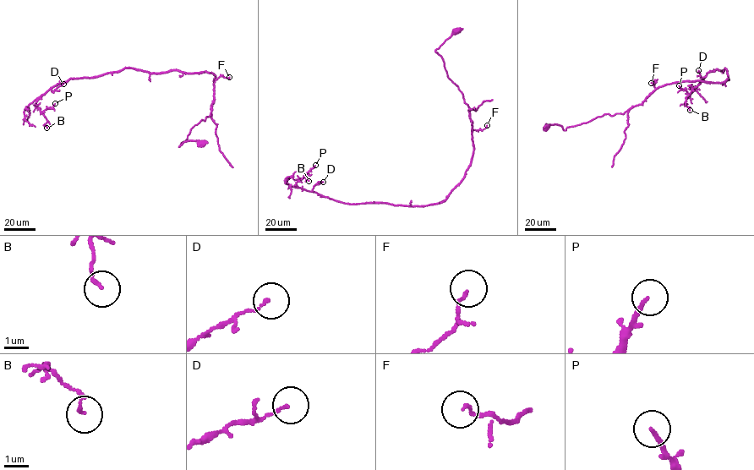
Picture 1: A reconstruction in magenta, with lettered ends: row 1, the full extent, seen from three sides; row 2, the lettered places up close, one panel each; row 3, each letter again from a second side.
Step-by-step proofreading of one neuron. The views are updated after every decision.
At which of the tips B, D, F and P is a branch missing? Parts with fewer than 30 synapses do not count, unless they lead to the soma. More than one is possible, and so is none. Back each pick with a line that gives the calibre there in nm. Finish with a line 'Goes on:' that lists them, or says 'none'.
Goes on: none

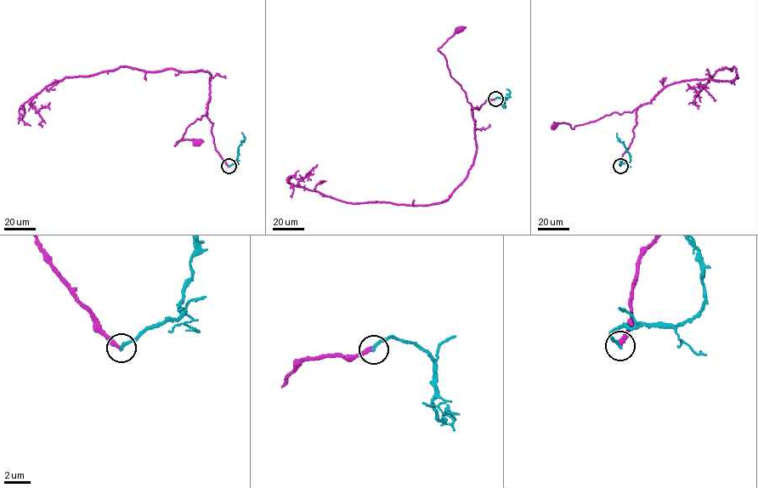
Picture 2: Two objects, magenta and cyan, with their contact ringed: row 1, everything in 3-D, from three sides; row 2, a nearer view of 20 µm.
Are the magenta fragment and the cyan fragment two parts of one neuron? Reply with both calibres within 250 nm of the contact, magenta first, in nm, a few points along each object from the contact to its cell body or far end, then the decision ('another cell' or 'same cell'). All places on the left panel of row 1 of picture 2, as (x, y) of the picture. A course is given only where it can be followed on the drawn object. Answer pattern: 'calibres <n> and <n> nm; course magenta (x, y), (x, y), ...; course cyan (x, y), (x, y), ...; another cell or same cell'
calibres 320 and 260 nm; course magenta (229, 166), (215, 148), (206, 110), (200, 120), (190, 124), (174, 145), (185, 139), (196, 143); course cyan (229, 166), (236, 162), (238, 146), (245, 139), (242, 132); another cell

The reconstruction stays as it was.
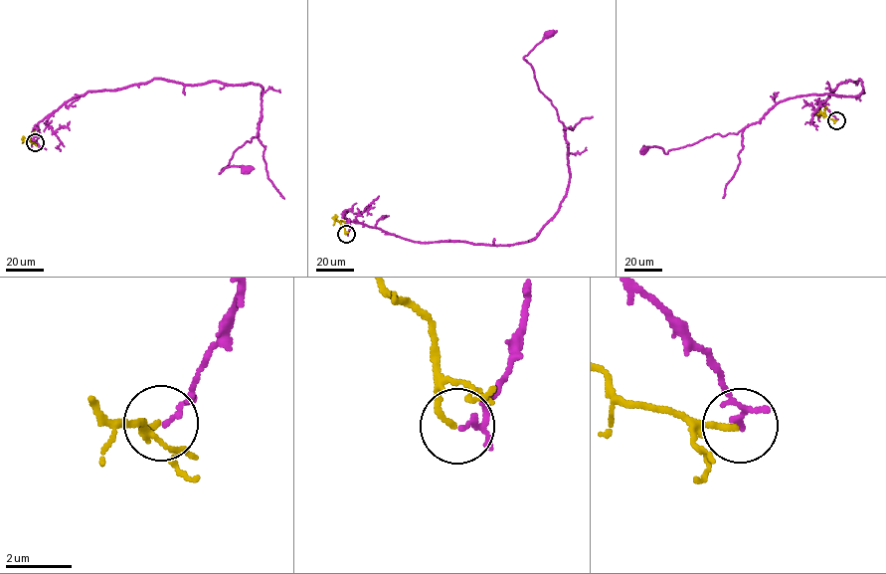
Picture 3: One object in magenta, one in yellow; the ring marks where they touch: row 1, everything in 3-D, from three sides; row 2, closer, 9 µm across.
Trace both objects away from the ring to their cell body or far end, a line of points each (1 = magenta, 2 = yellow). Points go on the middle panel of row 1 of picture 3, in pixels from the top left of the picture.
1: (346, 234), (348, 220), (415, 242), (512, 245), (537, 235), (570, 177), (565, 127), (524, 59), (549, 34)
2: (346, 234), (335, 217), (333, 225)

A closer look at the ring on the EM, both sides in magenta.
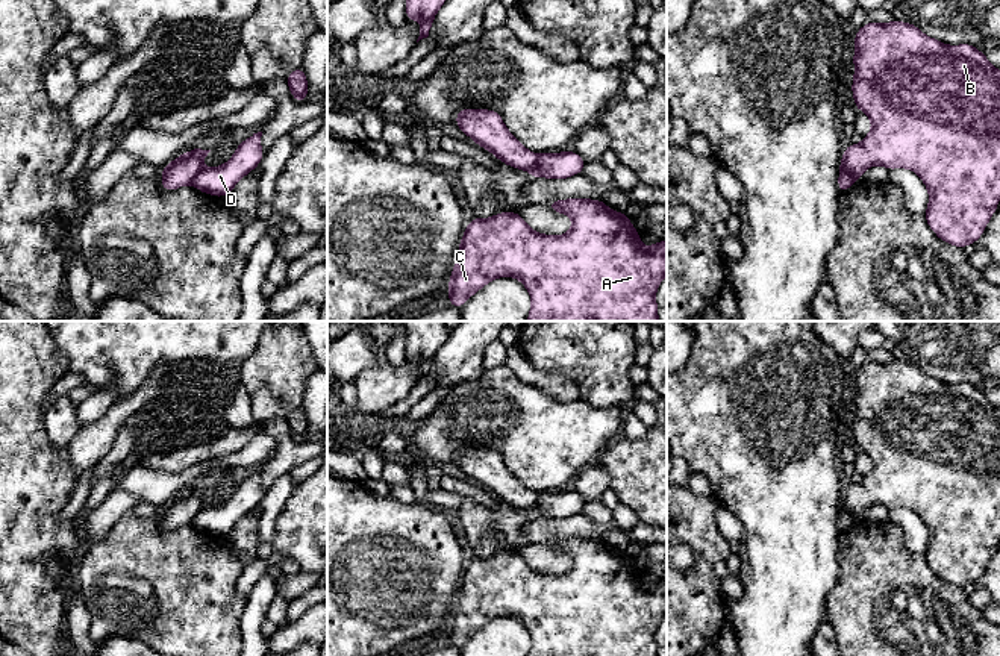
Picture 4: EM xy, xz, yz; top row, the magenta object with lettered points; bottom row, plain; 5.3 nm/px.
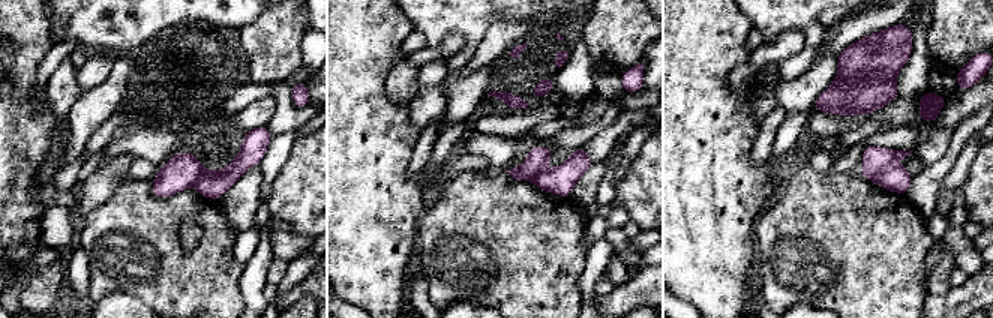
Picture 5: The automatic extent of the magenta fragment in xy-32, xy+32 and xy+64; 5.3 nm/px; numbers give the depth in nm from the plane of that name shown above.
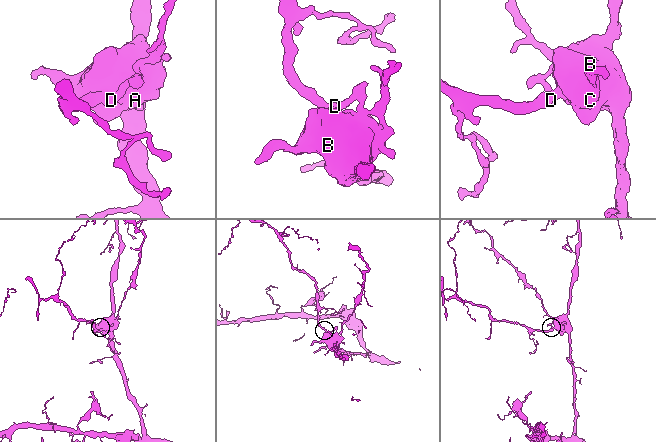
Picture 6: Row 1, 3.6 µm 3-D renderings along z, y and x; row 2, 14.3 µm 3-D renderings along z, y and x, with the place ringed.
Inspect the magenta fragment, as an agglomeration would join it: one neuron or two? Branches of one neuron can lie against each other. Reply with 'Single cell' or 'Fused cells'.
Fused cells

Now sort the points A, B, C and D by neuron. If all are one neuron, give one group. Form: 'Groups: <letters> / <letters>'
Groups: A B C / D

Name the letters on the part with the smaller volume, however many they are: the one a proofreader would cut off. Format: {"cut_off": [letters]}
{"cut_off": ["D"]}

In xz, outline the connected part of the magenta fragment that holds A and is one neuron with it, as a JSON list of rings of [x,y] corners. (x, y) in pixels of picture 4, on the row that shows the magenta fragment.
[[[567,198],[547,205],[558,214],[567,214],[573,227],[561,235],[532,230],[518,212],[500,212],[491,218],[471,218],[459,244],[455,268],[448,280],[448,301],[461,308],[480,288],[497,277],[518,279],[530,294],[532,308],[527,321],[659,321],[655,300],[661,280],[667,276],[667,241],[653,247],[641,244],[639,232],[623,212],[609,209],[603,200]]]

